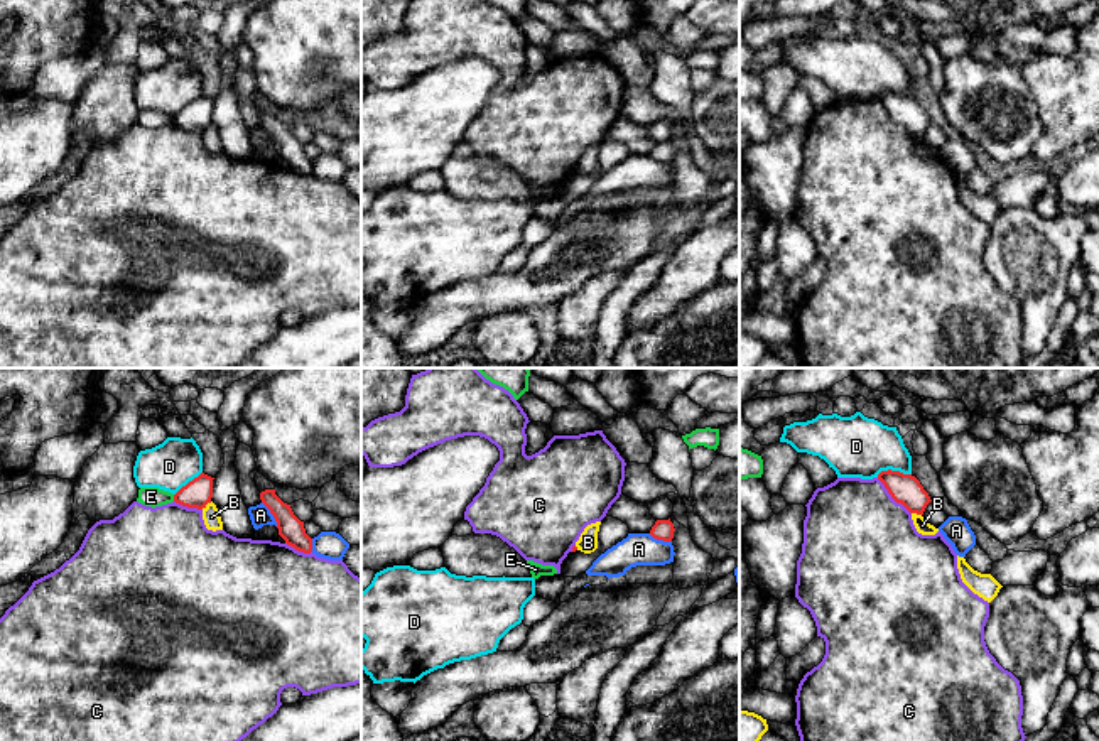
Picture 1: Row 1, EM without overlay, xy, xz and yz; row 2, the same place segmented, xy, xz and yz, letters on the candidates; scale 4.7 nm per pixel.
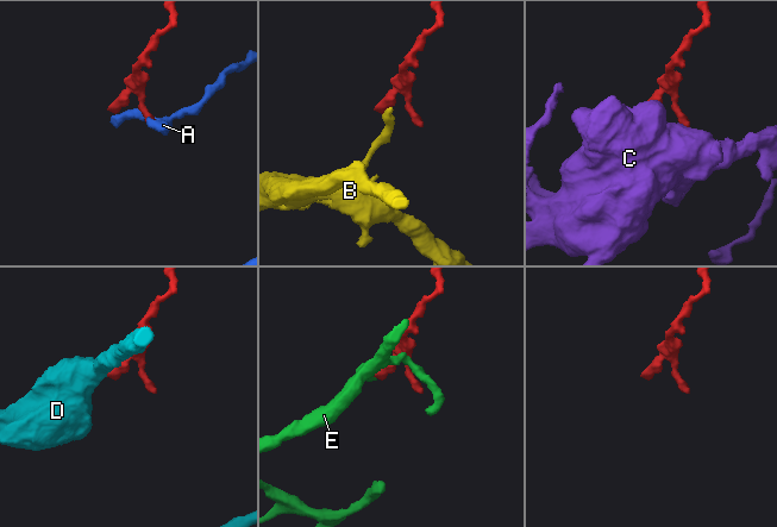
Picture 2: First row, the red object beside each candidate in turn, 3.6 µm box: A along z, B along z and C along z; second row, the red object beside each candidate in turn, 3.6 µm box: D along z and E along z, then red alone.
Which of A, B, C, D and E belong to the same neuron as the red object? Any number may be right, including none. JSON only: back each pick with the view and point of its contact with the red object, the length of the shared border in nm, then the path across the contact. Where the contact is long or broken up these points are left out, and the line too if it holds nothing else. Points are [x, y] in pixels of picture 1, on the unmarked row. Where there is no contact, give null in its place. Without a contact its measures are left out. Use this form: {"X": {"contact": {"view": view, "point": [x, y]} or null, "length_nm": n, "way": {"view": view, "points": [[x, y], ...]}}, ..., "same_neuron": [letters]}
{"same_neuron": []}

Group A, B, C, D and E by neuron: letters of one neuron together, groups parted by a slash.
A / B / C / D / E

